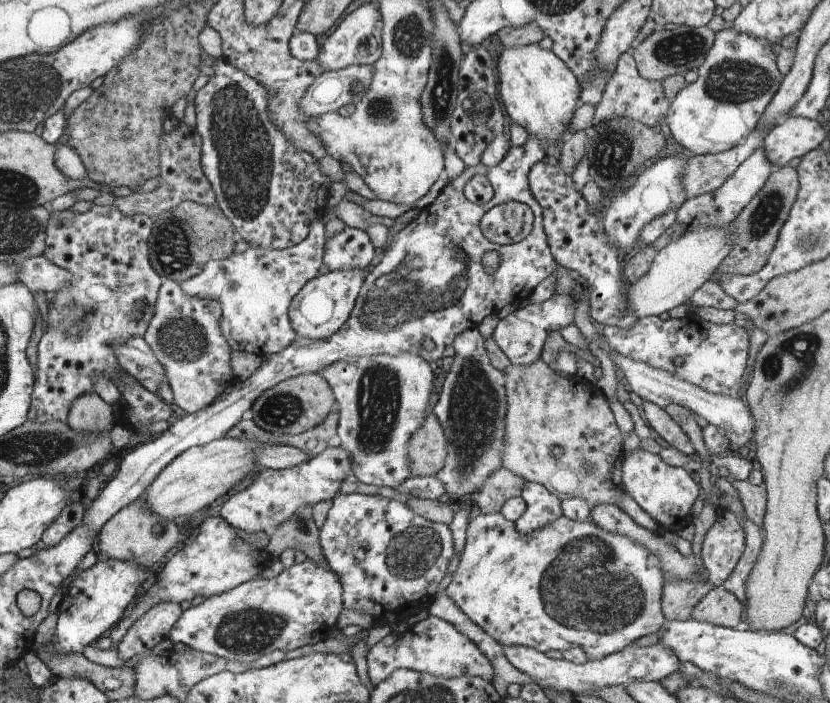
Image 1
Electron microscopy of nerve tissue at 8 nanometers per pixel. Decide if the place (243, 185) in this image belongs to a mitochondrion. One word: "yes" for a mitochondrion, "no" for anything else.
yes

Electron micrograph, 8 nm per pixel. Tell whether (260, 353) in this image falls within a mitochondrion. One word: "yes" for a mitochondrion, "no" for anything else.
no

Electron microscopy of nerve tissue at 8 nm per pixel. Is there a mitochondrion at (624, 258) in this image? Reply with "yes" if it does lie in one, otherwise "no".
no

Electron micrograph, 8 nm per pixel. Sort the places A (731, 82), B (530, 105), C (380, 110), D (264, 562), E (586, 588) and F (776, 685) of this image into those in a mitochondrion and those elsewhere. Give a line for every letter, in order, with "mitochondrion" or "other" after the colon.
A: mitochondrion
B: other
C: mitochondrion
D: other
E: mitochondrion
F: mitochondrion

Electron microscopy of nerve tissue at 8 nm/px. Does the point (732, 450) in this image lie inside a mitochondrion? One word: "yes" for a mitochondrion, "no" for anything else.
no

